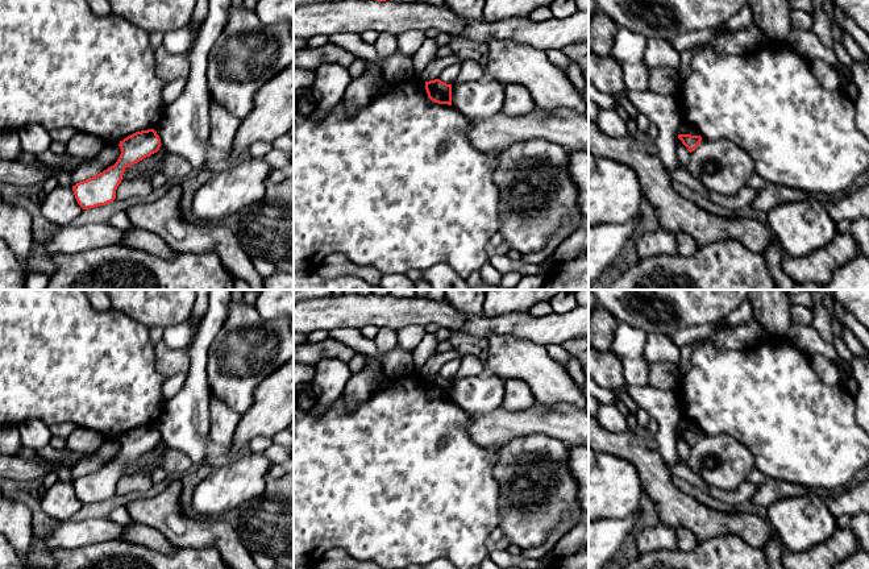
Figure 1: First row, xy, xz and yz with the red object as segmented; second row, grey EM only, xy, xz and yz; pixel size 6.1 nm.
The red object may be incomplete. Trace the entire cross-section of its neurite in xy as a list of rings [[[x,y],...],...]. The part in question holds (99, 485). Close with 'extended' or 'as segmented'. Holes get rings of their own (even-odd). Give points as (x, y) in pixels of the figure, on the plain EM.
[[[154,424],[136,427],[120,436],[121,449],[113,461],[72,481],[78,499],[88,504],[112,498],[125,464],[157,448],[161,440]]]; as segmented

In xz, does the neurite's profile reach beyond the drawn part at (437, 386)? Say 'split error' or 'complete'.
complete

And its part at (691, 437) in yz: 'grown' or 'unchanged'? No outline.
unchanged

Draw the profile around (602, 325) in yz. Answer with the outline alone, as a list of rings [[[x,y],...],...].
[[[596,306],[589,316],[589,344],[598,350],[612,350],[618,324],[606,308]]]

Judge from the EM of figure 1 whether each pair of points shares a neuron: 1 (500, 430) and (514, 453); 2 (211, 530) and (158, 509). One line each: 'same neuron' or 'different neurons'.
1: different neurons
2: same neuron

